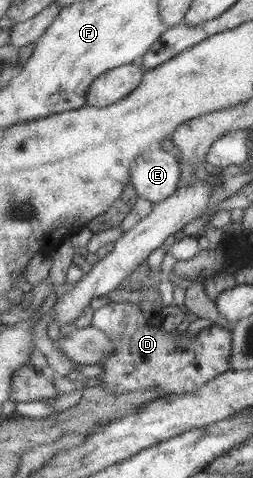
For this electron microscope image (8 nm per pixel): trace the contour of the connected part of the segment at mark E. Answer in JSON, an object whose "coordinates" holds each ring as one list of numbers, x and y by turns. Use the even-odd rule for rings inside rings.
{"coordinates":[[157,146,141,153,133,163,130,185,134,187,136,197,152,204,175,193,181,183,178,160]]}

